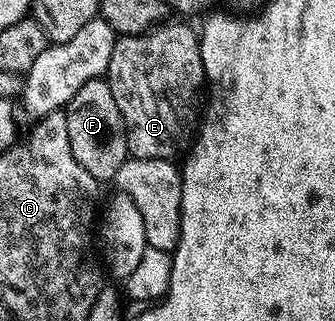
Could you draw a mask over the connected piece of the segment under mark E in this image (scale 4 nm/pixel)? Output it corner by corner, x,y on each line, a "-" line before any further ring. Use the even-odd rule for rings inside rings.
174,19
167,20
165,23
159,23
153,29
147,29
145,33
137,33
131,37
122,35
117,38
112,47
112,59
108,70
108,80
112,87
112,95
116,95
116,107
120,107
120,115
126,124
126,151
130,157
139,157
140,159
164,159
165,161
177,158
189,150
200,124
200,110
204,105
204,86
207,84
204,63
202,62
202,43
199,34
190,25
185,25
185,20

